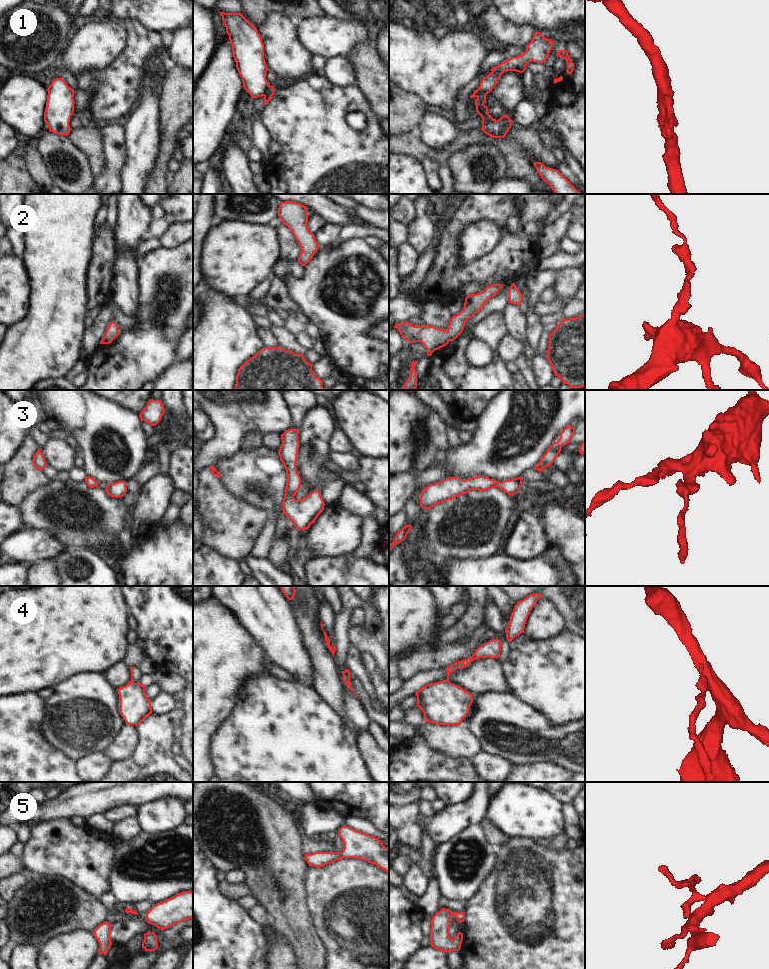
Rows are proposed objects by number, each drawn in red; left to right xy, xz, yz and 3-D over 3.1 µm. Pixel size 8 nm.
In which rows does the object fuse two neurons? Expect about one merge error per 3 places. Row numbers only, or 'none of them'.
1, 4

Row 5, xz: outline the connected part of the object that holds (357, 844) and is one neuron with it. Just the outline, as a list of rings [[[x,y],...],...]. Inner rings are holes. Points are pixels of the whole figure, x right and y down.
[[[345,825],[338,830],[338,836],[344,843],[343,851],[305,854],[309,866],[319,868],[342,858],[358,858],[389,873],[389,848],[381,840]]]

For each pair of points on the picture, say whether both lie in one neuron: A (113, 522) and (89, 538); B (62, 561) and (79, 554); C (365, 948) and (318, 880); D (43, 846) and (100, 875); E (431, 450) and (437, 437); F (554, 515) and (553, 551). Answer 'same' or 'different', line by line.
A: same
B: same
C: same
D: same
E: different
F: different

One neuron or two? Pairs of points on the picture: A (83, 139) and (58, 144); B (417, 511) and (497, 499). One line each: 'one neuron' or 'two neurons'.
A: two neurons
B: two neurons

